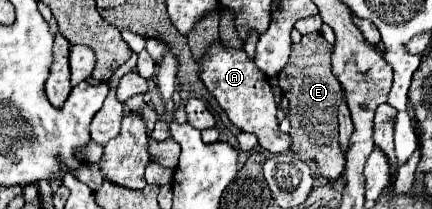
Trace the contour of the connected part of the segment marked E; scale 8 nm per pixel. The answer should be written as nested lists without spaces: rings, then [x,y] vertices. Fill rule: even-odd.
[[[320,32],[302,36],[300,44],[292,46],[292,54],[284,70],[278,74],[278,84],[290,100],[290,150],[306,162],[314,162],[324,178],[338,178],[344,170],[344,154],[338,144],[338,118],[336,110],[344,100],[342,86],[330,68],[332,46]]]

